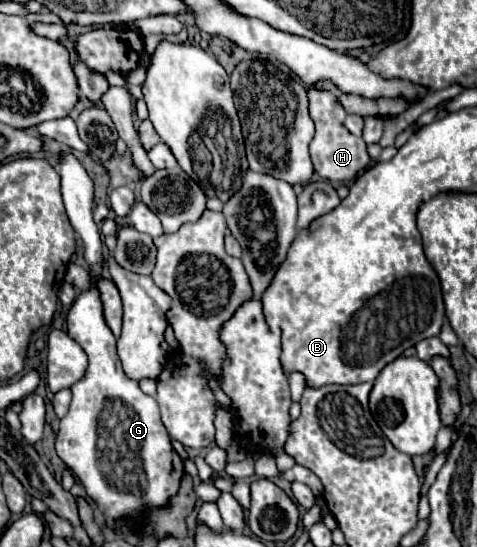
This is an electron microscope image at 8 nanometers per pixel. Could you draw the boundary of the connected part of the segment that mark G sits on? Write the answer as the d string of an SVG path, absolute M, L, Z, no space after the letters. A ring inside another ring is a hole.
M95 286L81 292L81 296L73 302L67 314L67 332L87 352L89 368L85 378L71 386L73 400L57 432L57 454L79 476L87 496L103 510L107 518L113 518L123 530L137 530L143 526L143 514L147 510L167 508L169 500L179 492L179 484L185 474L183 460L173 450L155 398L143 394L139 384L125 376L115 350L115 336L109 332L109 326L103 320L103 304Z

